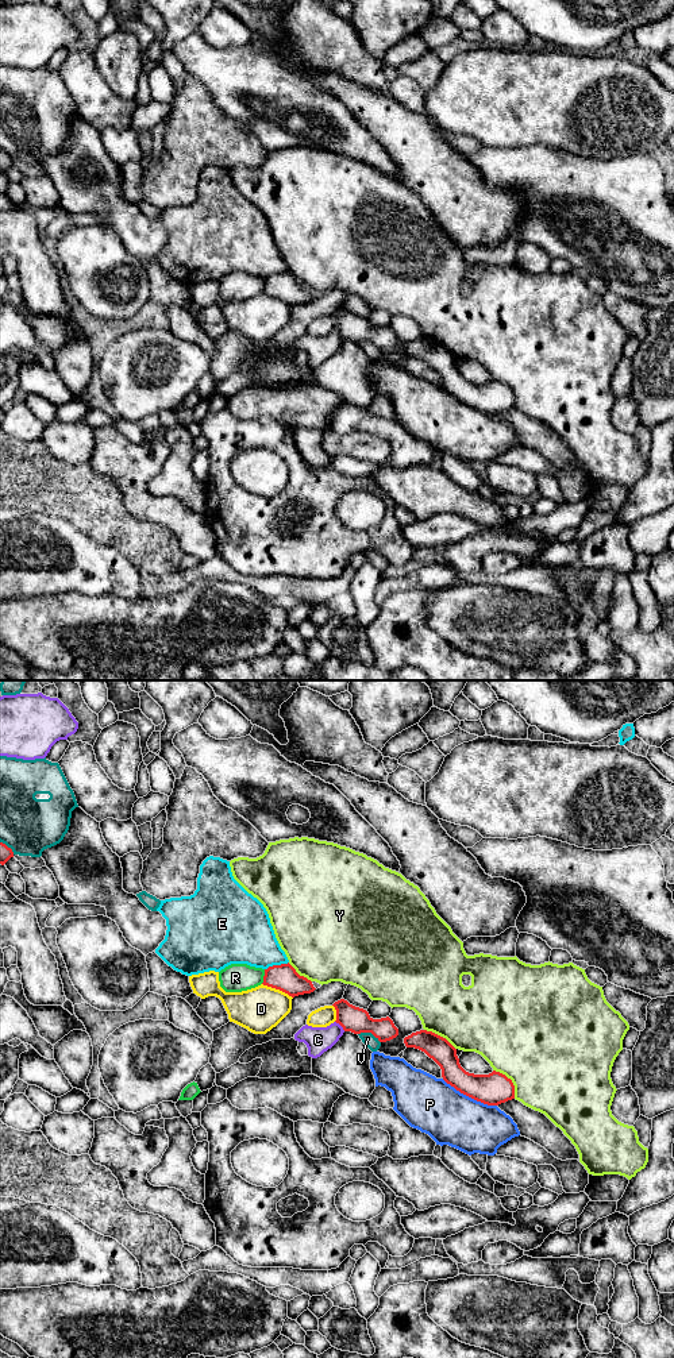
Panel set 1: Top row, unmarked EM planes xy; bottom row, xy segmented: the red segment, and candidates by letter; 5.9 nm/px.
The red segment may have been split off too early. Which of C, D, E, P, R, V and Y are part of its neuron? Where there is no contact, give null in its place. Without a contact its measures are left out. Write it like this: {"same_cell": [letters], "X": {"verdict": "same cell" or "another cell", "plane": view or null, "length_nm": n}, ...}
{"same_cell": [], "C": {"verdict": "another cell", "plane": "xy", "length_nm": 90}, "D": {"verdict": "another cell", "plane": "xy", "length_nm": 200}, "E": {"verdict": "another cell", "plane": "xy", "length_nm": 150}, "P": {"verdict": "another cell", "plane": "xy", "length_nm": 360}, "R": {"verdict": "another cell", "plane": "xy", "length_nm": 90}, "V": {"verdict": "another cell", "plane": "xy", "length_nm": 150}, "Y": {"verdict": "another cell", "plane": "xy", "length_nm": 220}}

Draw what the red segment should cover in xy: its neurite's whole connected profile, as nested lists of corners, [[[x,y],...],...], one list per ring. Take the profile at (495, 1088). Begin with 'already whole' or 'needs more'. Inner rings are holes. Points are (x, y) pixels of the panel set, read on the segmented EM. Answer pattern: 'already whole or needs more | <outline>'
already whole | [[[420,1030],[404,1038],[407,1048],[424,1052],[442,1069],[443,1080],[461,1093],[488,1106],[498,1106],[515,1099],[515,1085],[505,1075],[493,1070],[489,1075],[466,1072],[457,1049],[443,1037]]]

